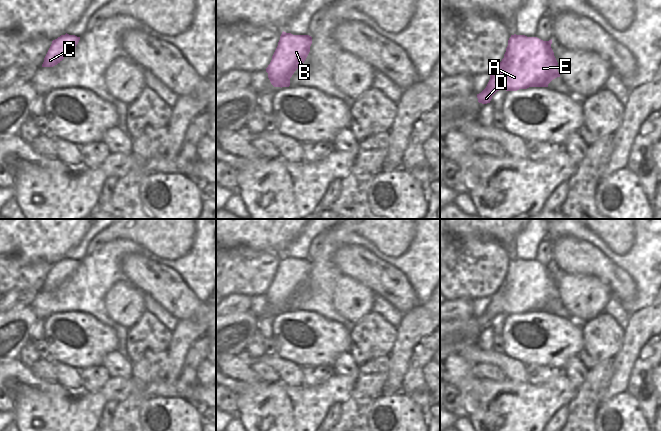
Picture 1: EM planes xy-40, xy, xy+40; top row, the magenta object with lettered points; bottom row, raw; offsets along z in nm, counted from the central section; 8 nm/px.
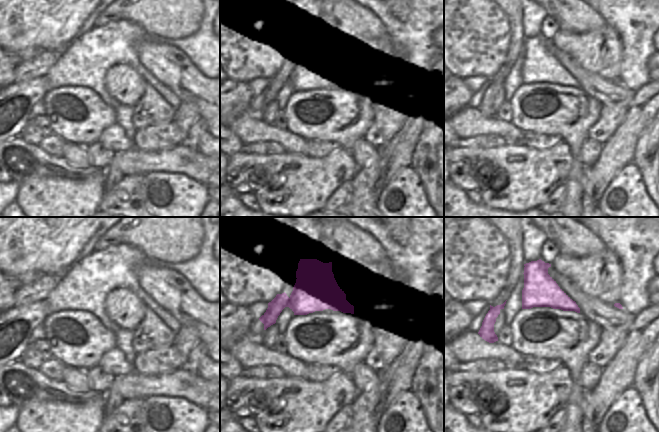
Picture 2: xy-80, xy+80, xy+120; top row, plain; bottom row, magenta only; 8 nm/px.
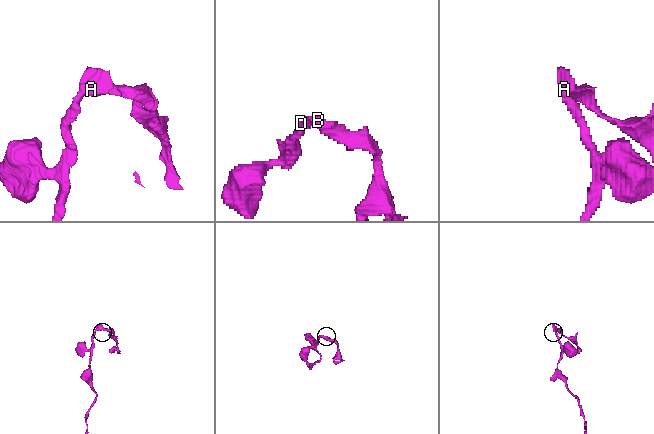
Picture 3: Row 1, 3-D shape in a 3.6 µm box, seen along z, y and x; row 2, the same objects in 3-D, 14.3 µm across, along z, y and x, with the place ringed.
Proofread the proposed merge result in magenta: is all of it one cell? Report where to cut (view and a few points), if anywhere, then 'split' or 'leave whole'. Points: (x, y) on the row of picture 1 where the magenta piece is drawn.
cut in xy+40 along (500, 68), (503, 74), (504, 88); split

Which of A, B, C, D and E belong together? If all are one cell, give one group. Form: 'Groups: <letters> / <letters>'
Groups: A B C E / D.

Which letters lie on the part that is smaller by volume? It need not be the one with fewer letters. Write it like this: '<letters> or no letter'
A, B, C, E

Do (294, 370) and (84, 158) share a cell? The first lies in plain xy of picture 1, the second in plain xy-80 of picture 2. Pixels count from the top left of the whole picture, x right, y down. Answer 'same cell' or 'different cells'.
same cell

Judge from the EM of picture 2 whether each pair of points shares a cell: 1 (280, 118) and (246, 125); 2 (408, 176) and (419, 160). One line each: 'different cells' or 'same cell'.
1: different cells
2: different cells

